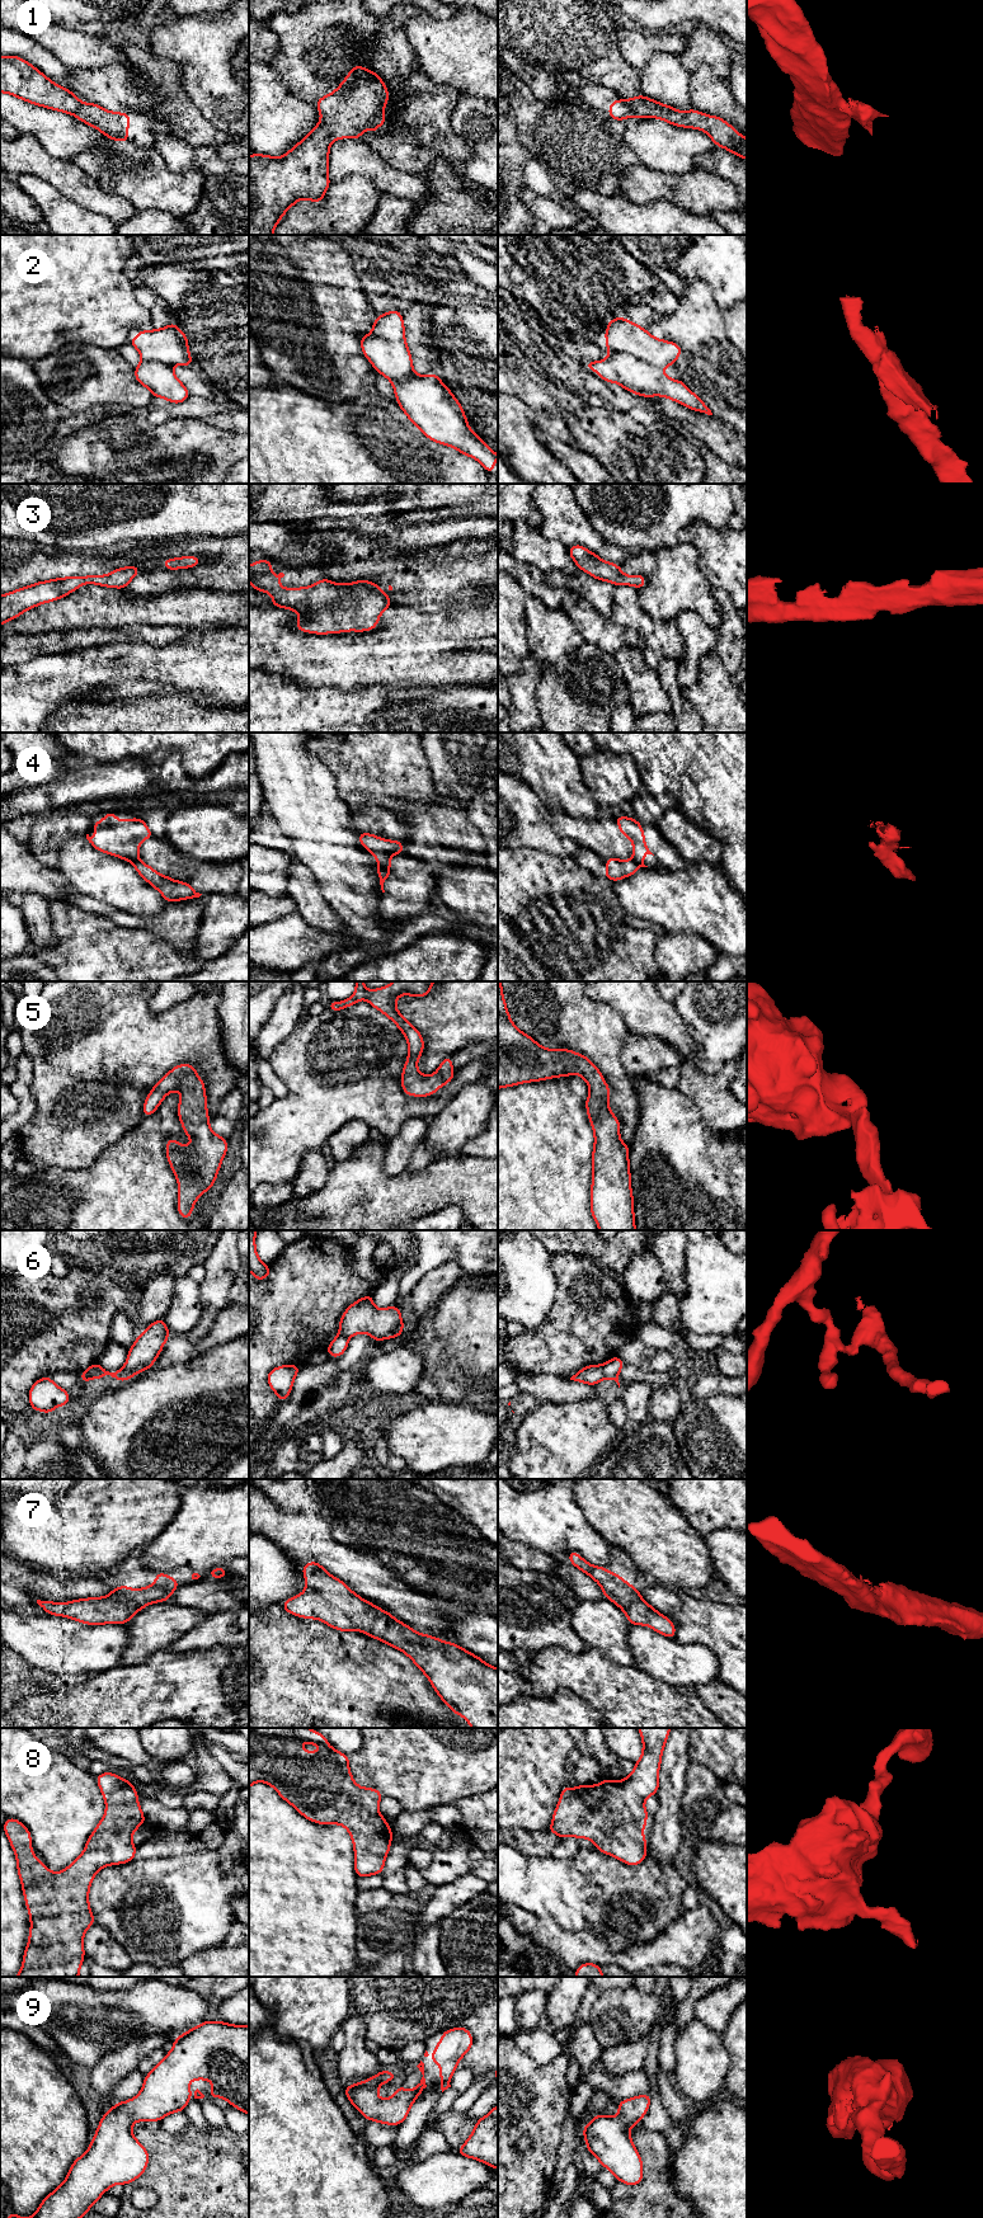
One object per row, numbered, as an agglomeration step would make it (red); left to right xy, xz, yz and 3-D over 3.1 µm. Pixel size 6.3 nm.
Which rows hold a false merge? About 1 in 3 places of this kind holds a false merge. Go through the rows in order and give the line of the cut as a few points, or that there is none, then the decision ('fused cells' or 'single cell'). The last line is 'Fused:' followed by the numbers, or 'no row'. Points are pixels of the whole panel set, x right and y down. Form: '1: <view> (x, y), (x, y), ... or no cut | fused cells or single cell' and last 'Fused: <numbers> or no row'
1: xz (321, 119), (333, 140) | fused cells
2: yz (608, 351), (629, 353), (661, 368) | fused cells
3: no cut | single cell
4: xz (379, 865), (387, 869) | fused cells
5: no cut | single cell
6: xy (95, 1364), (90, 1378) | fused cells
7: no cut | single cell
8: no cut | single cell
9: no cut | single cell
Fused: 1, 2, 4, 6

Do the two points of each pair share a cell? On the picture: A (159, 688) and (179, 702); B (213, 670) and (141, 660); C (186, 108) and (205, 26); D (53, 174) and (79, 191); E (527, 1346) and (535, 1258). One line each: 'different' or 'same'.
A: different
B: same
C: different
D: same
E: different

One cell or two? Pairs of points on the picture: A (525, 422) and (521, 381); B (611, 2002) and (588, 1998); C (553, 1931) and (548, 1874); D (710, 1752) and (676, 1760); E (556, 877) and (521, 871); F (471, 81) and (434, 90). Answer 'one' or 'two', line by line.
A: two
B: two
C: two
D: two
E: one
F: two

